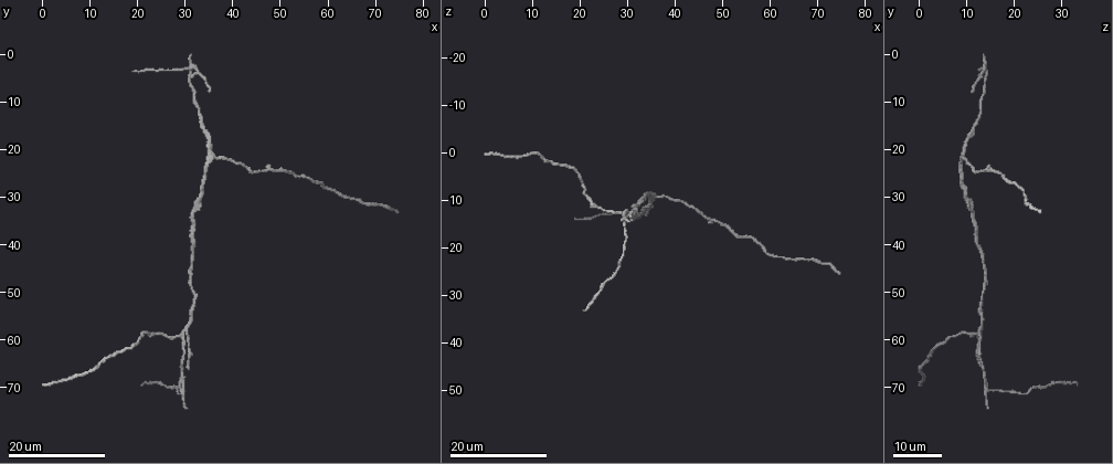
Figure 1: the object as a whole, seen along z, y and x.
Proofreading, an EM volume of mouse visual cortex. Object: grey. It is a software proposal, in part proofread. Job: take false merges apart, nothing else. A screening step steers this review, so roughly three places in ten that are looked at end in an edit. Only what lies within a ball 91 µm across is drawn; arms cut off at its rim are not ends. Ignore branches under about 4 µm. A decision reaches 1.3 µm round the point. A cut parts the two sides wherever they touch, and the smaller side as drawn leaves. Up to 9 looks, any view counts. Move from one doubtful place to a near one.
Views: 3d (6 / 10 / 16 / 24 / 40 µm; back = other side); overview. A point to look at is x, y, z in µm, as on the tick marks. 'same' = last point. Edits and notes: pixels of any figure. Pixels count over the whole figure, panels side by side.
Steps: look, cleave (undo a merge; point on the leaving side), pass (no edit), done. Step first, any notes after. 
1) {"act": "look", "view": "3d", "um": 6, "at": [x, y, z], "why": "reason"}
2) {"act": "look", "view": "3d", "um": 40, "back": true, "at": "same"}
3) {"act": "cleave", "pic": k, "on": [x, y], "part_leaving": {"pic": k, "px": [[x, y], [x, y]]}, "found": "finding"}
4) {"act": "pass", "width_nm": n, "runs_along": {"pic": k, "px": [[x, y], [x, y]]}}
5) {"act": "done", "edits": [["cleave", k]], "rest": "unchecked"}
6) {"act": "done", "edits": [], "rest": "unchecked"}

{"act": "look", "view": "3d", "um": 24, "at": [32.5, 10.0, 13.0], "why": "thick turns thin"}

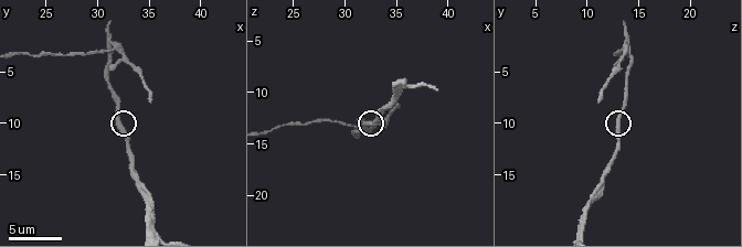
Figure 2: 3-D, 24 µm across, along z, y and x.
{"act": "look", "view": "3d", "um": 10, "at": [32.2, 9.6, 13.0]}

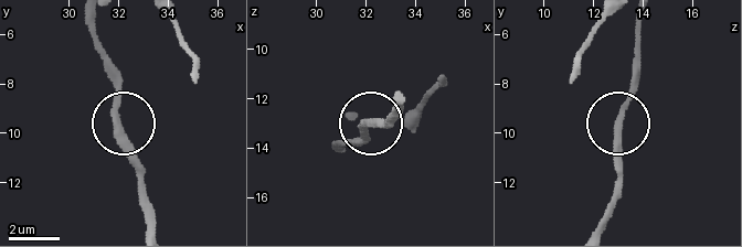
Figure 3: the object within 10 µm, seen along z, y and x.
{"act": "pass", "runs_along": {"pic": 3, "px": [[596, 227], [619, 171], [619, 132], [636, 72]]}, "found": "continuous, no second cell"}

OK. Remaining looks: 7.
{"act": "look", "view": "3d", "um": 16, "at": [36.5, 21.5, 9.5]}

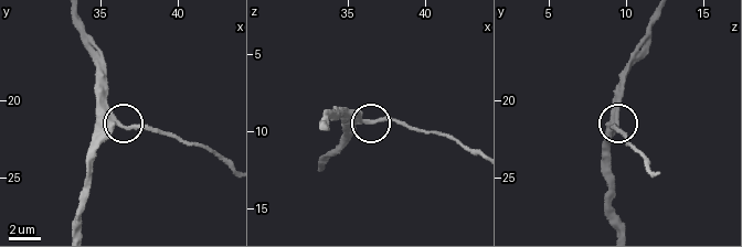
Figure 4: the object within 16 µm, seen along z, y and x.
{"act": "look", "view": "3d", "um": 6, "at": [36.4, 21.6, 9.4]}

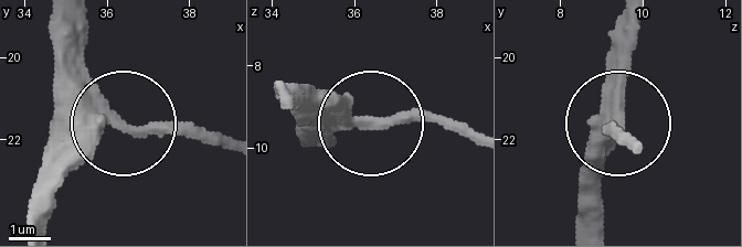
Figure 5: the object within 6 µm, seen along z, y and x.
{"act": "pass", "side_arm_um": 36, "found": "continuous, no second cell"}

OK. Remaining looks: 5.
{"act": "look", "view": "3d", "um": 10, "at": [31.6, 2.4, 13.4], "why": "four or more arms meet"}

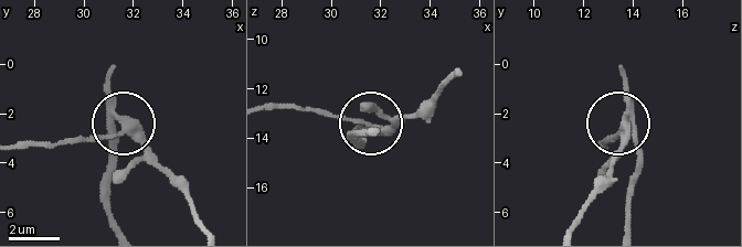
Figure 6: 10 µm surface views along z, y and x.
{"act": "cleave", "pic": 6, "on": [103, 138], "width_nm": 320, "found": "a second cell is stuck on"}

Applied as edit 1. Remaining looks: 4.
{"act": "look", "view": "overview"}

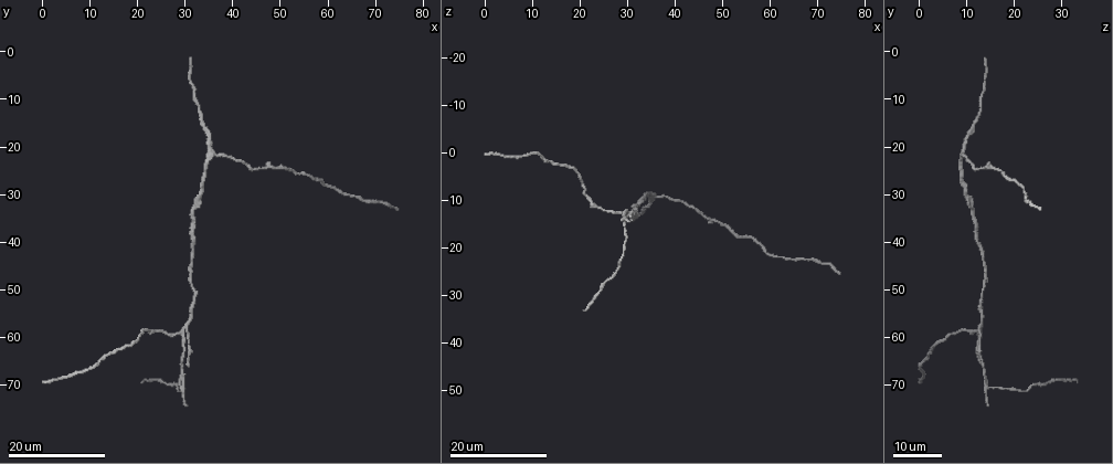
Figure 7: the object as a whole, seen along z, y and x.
{"act": "look", "view": "3d", "um": 16, "at": [30.0, 58.0, 13.0], "why": "thin arm on a thick one"}

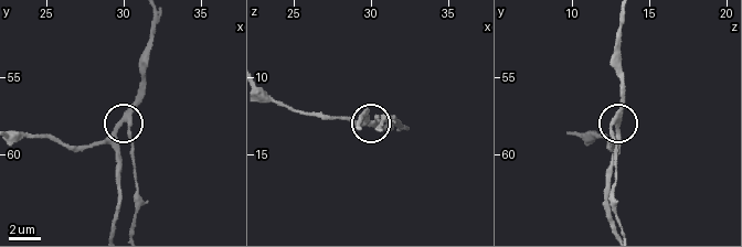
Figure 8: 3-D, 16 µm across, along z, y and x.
{"act": "look", "view": "3d", "um": 6, "at": [29.8, 58.0, 12.8]}

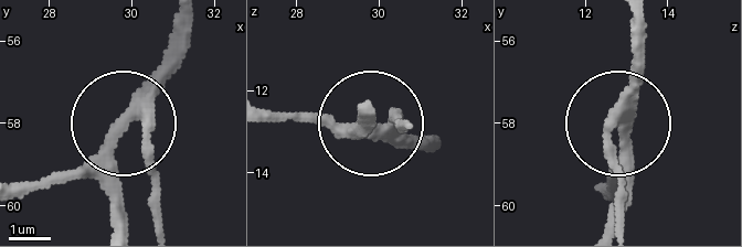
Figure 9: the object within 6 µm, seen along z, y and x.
{"act": "look", "view": "3d", "um": 6, "back": true, "at": [29.90, 57.95, 12.90]}

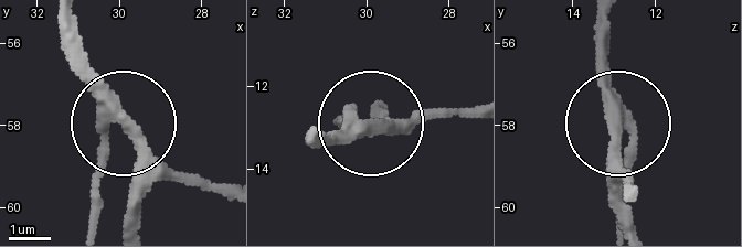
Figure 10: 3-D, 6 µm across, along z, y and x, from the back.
{"act": "cleave", "pic": 10, "on": [97, 169], "width_nm": 310, "part_leaving": {"pic": 10, "px": [[99, 113], [89, 225]]}, "found": "two cells meet here"}

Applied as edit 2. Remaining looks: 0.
{"act": "done", "edits": [["cleave", 6], ["cleave", 10]], "rest": "unchecked"}

